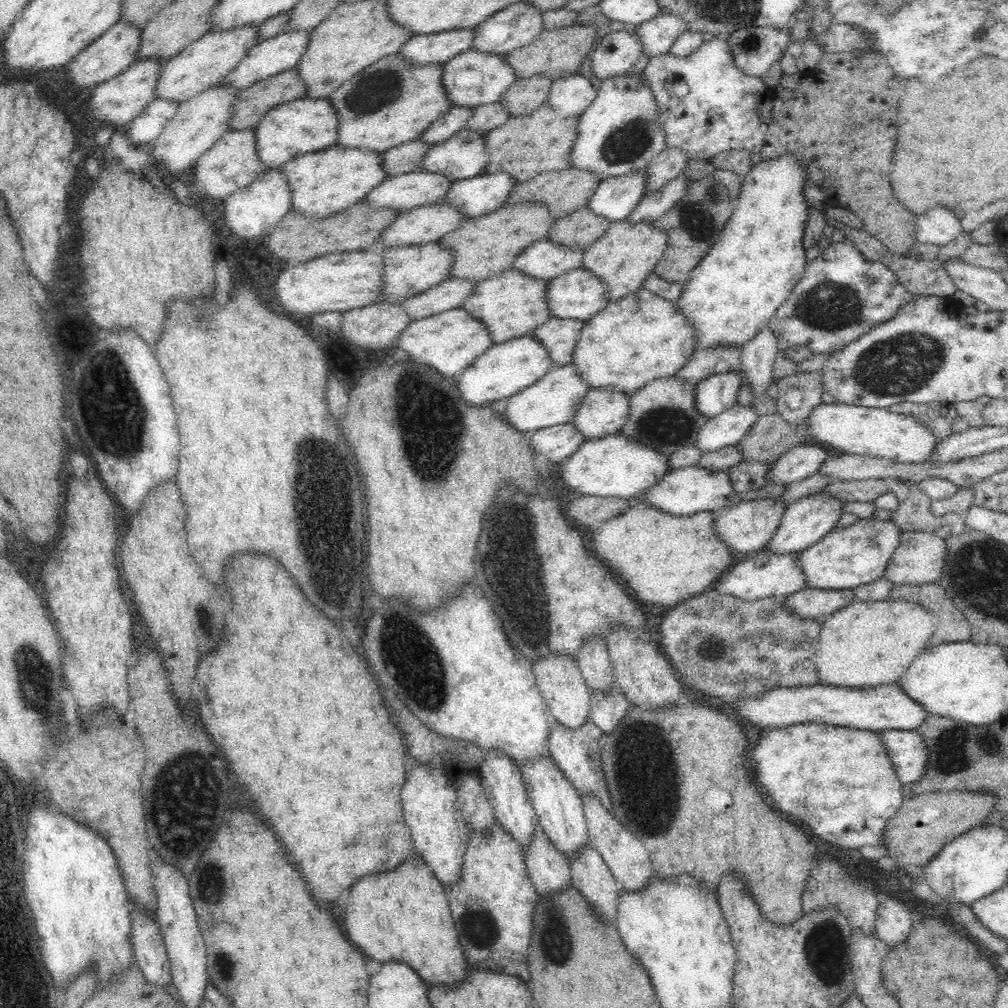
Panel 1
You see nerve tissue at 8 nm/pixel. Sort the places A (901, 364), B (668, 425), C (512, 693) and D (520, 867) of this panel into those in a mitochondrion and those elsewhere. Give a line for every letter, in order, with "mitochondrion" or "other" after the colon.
A: mitochondrion
B: mitochondrion
C: other
D: other

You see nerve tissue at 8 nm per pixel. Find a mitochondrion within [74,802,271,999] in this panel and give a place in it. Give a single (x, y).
(227, 970)

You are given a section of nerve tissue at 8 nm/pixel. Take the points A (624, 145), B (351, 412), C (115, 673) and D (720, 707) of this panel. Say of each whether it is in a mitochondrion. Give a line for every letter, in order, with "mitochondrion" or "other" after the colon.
A: mitochondrion
B: other
C: other
D: other

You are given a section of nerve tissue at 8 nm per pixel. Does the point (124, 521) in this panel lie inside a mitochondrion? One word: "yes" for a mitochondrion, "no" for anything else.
no

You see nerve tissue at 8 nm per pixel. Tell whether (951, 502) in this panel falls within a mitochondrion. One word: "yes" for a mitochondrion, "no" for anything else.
no

